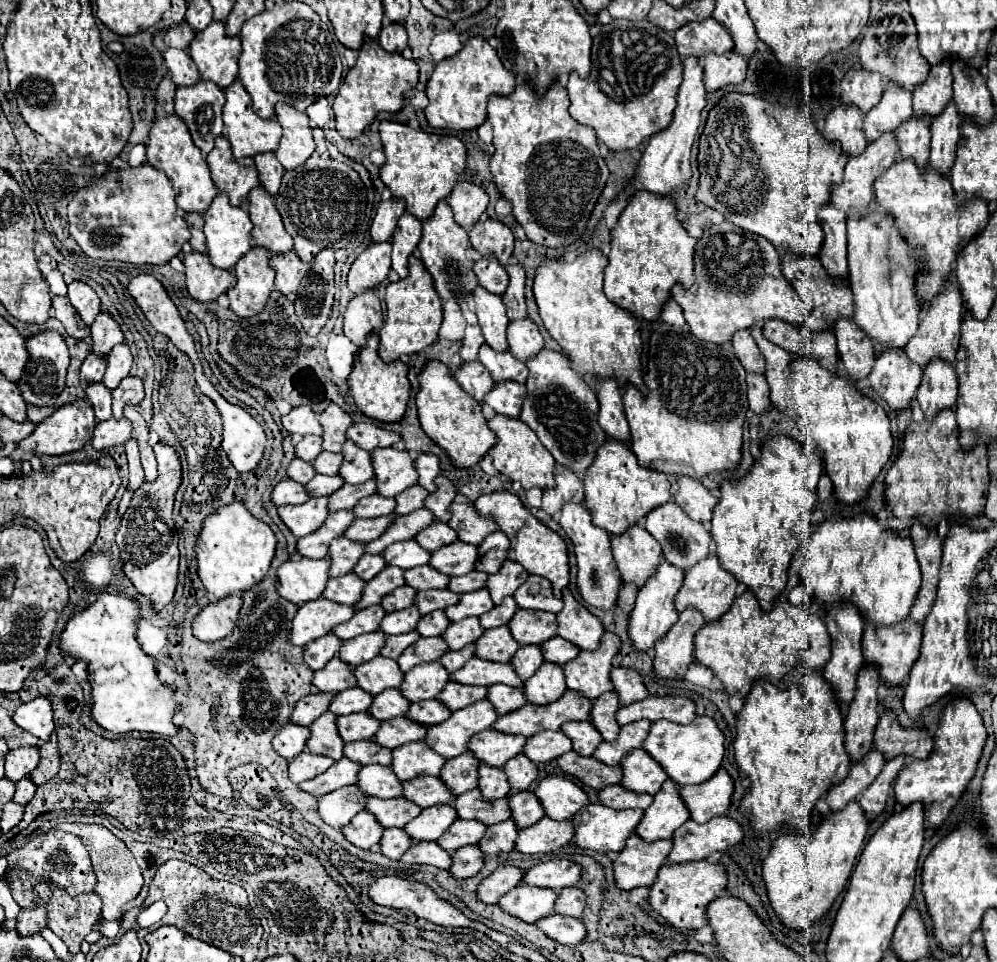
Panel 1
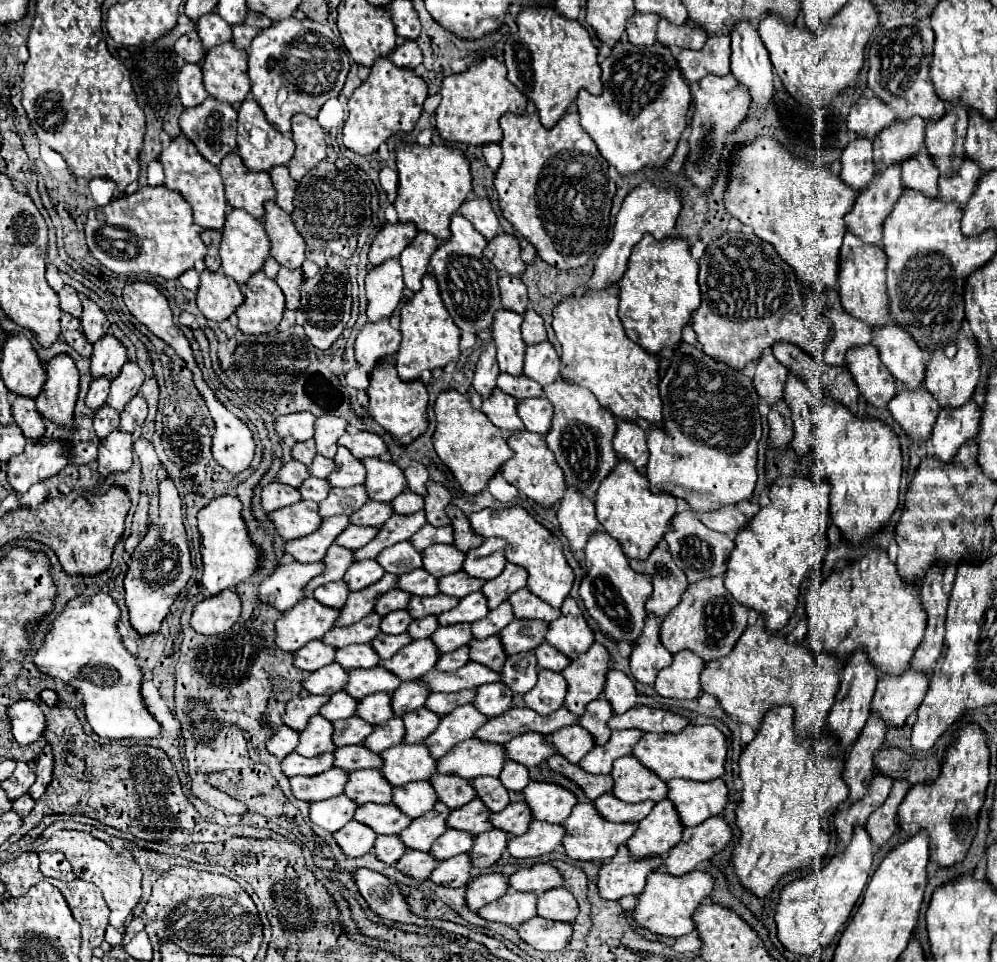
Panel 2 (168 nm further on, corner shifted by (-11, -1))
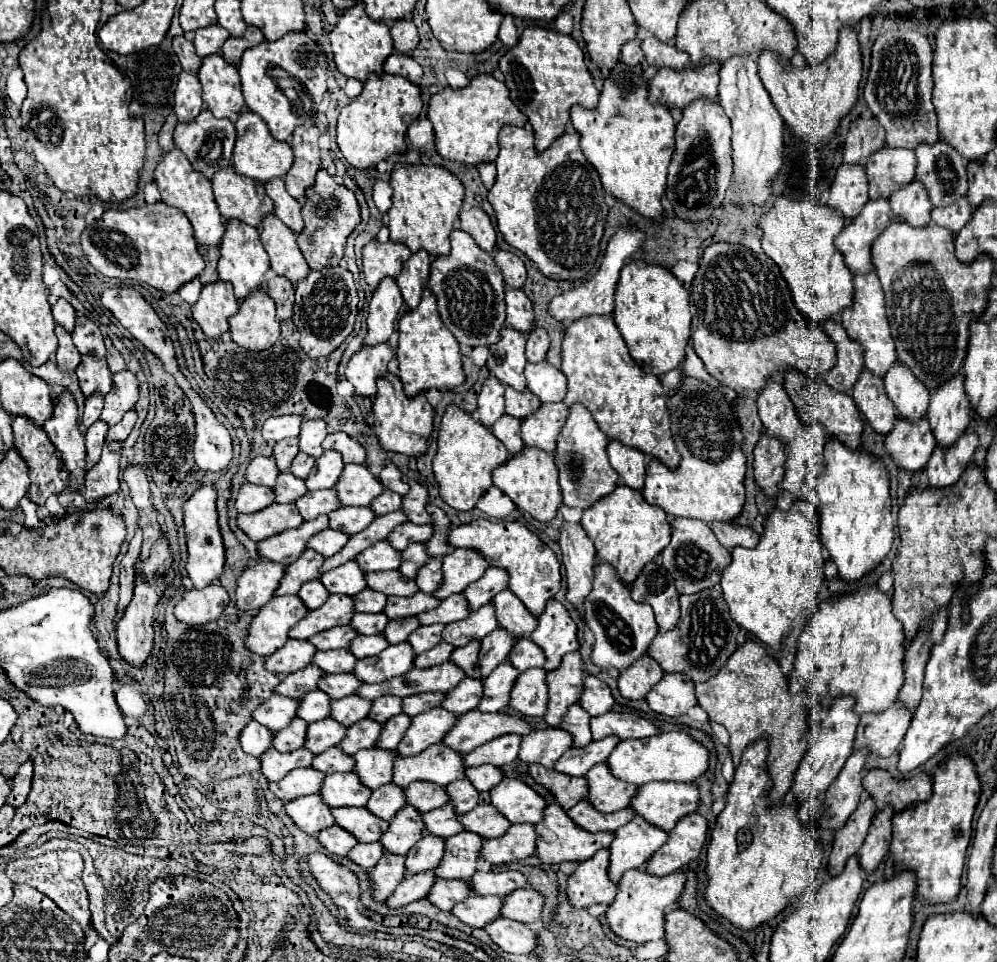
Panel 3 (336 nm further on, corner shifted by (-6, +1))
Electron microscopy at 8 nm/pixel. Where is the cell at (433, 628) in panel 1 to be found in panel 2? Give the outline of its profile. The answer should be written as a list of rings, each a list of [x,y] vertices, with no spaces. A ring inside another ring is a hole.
[[[430,615],[430,617],[424,617],[420,621],[412,621],[412,625],[408,627],[408,633],[414,637],[414,639],[424,639],[424,637],[432,637],[432,633],[440,627],[438,623],[438,617]]]

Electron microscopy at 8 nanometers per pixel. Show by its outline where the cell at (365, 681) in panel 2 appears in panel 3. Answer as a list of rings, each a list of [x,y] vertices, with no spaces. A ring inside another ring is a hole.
[[[353,673],[323,675],[323,679],[319,679],[319,689],[325,691],[331,699],[341,699],[341,697],[353,695],[359,685],[361,685],[361,681]]]

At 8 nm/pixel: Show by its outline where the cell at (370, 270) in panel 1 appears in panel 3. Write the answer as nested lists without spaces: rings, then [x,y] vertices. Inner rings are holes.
[[[383,279],[369,303],[369,317],[367,317],[367,337],[363,341],[365,347],[373,347],[375,343],[389,341],[391,333],[395,331],[395,319],[403,305],[403,297],[399,287],[393,279]]]

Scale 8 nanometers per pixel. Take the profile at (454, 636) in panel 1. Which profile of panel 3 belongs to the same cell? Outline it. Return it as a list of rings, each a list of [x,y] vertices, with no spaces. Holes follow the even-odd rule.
[[[443,625],[417,627],[417,629],[407,637],[407,641],[411,643],[411,647],[413,647],[415,653],[423,653],[423,651],[435,647],[435,645],[441,641],[441,631],[443,631]]]

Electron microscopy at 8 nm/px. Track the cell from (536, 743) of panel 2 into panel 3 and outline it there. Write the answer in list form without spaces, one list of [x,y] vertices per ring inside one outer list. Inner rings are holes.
[[[513,733],[491,739],[483,747],[477,747],[475,751],[465,753],[463,765],[465,767],[477,767],[483,763],[491,763],[495,767],[501,767],[501,765],[513,763],[519,755],[519,745],[521,745],[521,737],[513,735]]]

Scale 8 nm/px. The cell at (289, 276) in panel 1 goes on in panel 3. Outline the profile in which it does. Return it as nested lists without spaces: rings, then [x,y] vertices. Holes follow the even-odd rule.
[[[275,277],[269,281],[267,285],[267,295],[275,301],[277,305],[277,319],[279,321],[287,321],[293,317],[293,285],[283,279],[283,277]]]

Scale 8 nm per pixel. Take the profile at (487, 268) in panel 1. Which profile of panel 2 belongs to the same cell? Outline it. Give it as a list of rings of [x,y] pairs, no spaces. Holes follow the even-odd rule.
[[[500,275],[498,287],[500,287],[502,307],[506,307],[506,309],[510,309],[510,311],[516,311],[516,313],[524,313],[524,311],[526,311],[526,307],[528,307],[526,285],[522,283],[520,277]]]

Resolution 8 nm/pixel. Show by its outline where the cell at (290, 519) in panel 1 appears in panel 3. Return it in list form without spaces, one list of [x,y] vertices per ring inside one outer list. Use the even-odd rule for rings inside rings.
[[[269,505],[257,513],[251,515],[237,515],[239,529],[251,539],[251,541],[263,541],[271,535],[277,535],[279,531],[299,527],[303,523],[303,517],[293,505]]]

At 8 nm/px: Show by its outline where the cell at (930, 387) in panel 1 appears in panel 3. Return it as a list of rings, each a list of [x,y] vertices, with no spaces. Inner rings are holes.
[[[961,435],[951,449],[935,447],[931,461],[927,463],[927,477],[931,489],[945,489],[959,481],[965,467],[973,461],[973,453],[979,447],[977,435]]]

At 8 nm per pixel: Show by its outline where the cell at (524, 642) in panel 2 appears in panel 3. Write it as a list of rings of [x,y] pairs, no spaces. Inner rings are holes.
[[[503,629],[491,631],[487,637],[481,639],[479,649],[479,669],[481,669],[481,681],[501,663],[507,659],[511,647],[515,645],[515,639],[505,633]]]

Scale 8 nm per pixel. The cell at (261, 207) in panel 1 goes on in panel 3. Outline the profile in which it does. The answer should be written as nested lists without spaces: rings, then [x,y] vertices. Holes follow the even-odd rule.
[[[269,213],[263,219],[261,243],[271,259],[271,269],[277,275],[287,277],[293,285],[307,277],[309,267],[297,247],[293,231],[287,225],[283,225],[273,213]]]

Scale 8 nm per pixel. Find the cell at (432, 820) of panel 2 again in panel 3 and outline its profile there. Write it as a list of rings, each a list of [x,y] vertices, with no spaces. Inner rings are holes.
[[[411,805],[401,807],[395,819],[391,819],[387,831],[383,831],[379,843],[385,851],[393,855],[407,855],[407,851],[421,839],[423,835],[423,821],[421,813]]]

